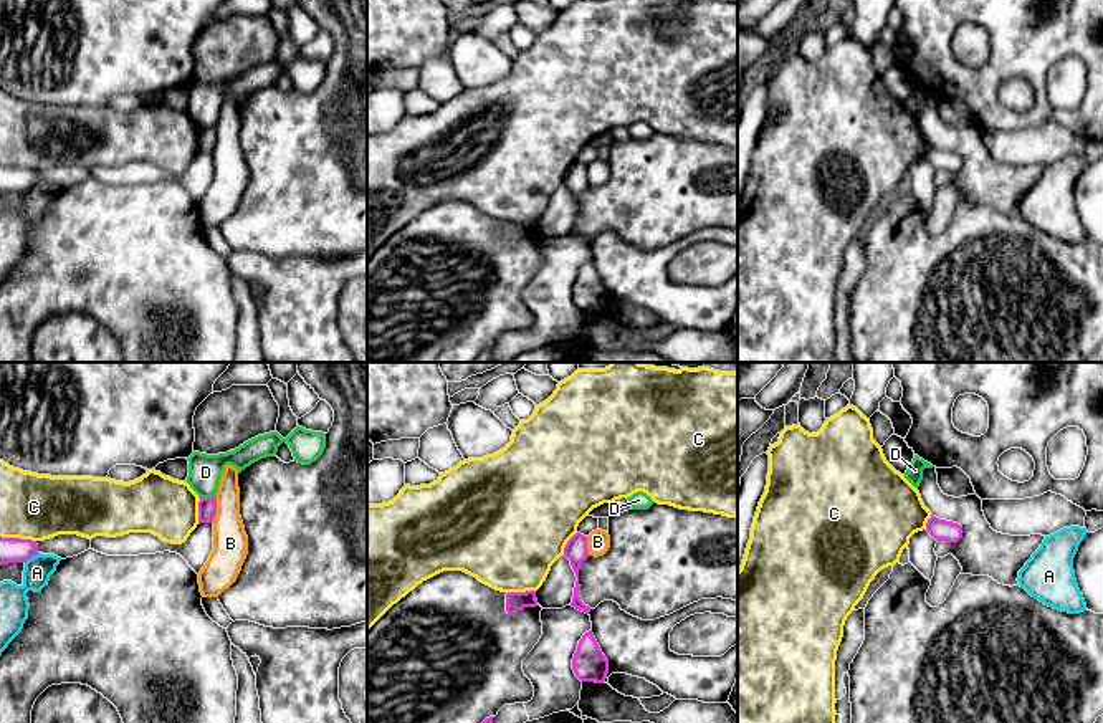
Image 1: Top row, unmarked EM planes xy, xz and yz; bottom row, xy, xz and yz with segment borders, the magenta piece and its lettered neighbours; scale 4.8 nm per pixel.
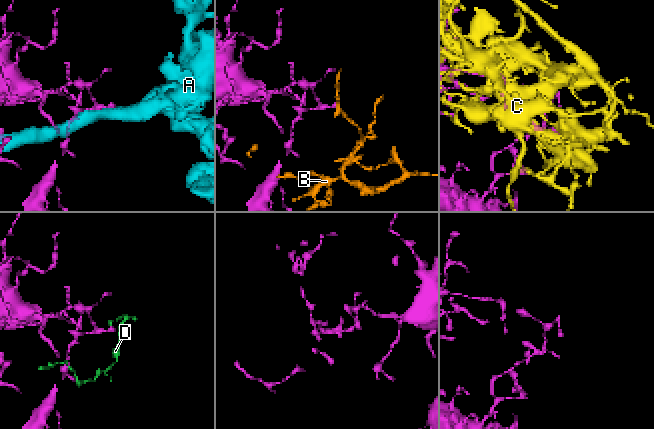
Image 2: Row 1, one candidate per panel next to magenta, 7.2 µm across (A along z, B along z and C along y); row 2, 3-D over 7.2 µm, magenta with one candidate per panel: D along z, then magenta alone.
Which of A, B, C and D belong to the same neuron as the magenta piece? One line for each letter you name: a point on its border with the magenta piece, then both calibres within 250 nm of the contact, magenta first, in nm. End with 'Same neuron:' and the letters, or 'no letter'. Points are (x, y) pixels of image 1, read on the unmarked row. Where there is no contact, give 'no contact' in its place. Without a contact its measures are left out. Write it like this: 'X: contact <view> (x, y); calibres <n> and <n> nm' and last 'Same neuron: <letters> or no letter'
Same neuron: no letter

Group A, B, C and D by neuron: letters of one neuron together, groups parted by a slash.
A / B D / C

